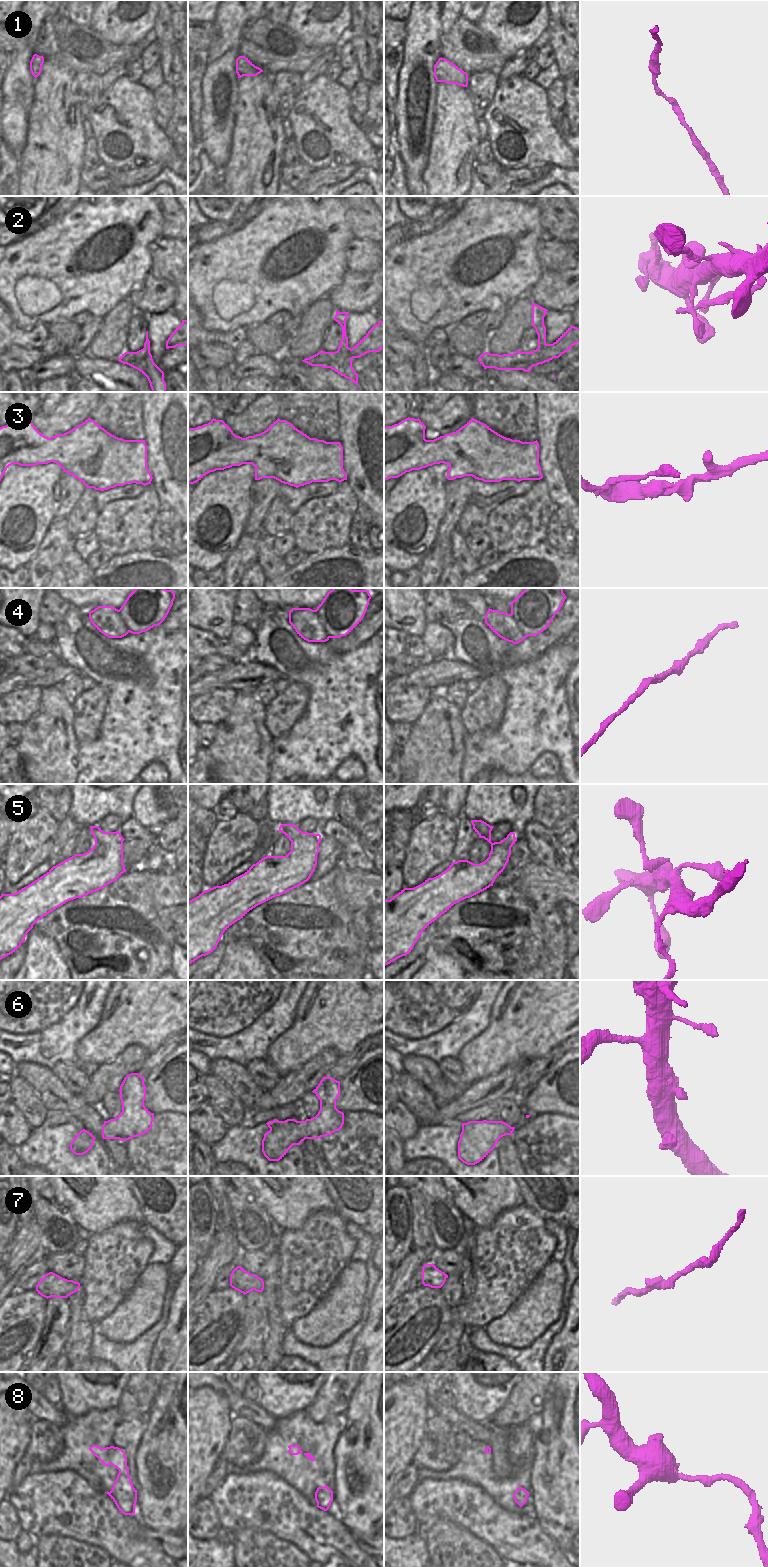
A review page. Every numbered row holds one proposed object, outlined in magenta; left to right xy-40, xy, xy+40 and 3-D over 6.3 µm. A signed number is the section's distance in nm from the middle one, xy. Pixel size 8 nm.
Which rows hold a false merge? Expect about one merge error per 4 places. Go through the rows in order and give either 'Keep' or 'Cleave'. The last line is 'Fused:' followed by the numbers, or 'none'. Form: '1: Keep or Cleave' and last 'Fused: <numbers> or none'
1: Keep
2: Cleave
3: Keep
4: Keep
5: Keep
6: Keep
7: Cleave
8: Keep
Fused: 2, 7.

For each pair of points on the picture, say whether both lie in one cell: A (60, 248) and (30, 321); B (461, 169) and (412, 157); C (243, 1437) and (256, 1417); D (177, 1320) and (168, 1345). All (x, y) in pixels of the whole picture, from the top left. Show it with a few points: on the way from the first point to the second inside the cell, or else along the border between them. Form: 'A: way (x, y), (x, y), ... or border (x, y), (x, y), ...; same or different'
A: way (65, 270), (65, 303), (52, 315); same
B: border (430, 138), (428, 162), (422, 173), (423, 184); different
C: border (233, 1414), (251, 1420), (266, 1431); different
D: way (175, 1326), (174, 1339); same

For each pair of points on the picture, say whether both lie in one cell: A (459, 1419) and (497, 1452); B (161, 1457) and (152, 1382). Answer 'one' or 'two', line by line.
A: one
B: two

